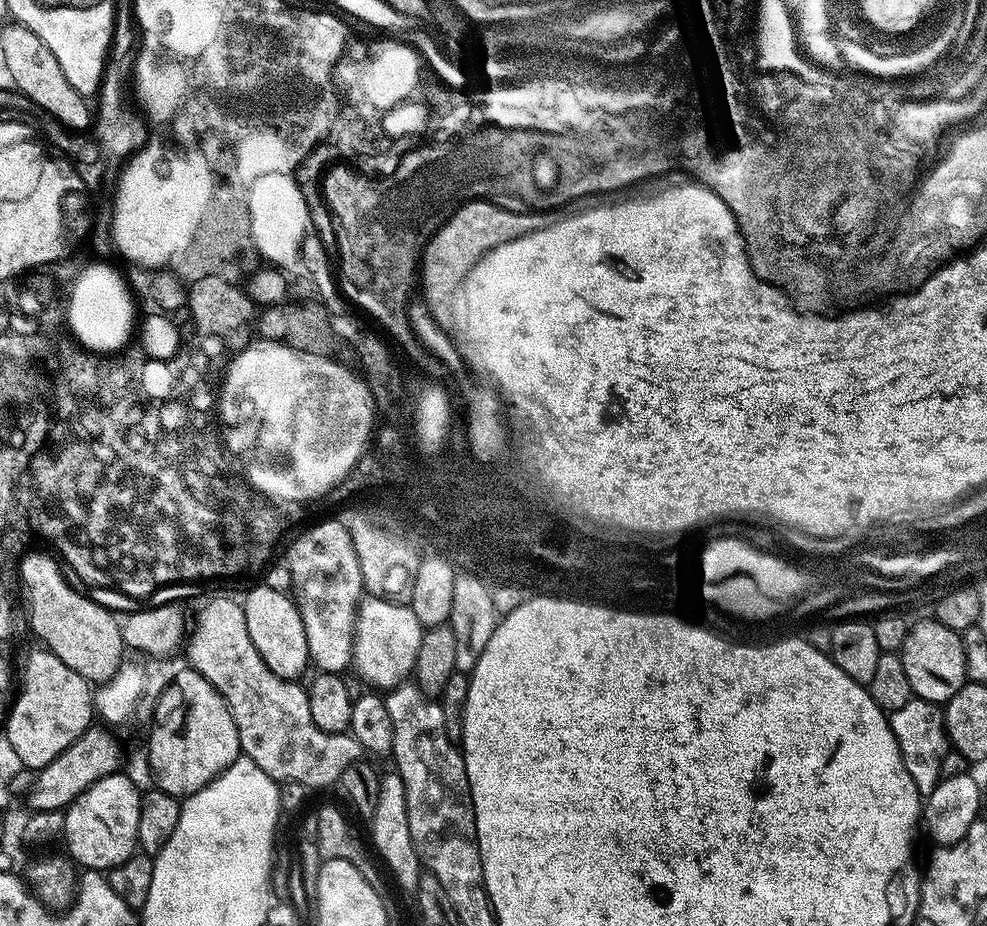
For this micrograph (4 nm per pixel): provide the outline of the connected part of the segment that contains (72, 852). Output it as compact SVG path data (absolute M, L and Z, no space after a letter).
M113 774L102 778L98 782L94 782L85 792L83 792L80 797L72 804L69 804L65 813L64 813L64 829L62 831L62 839L64 838L65 842L68 843L68 849L66 849L67 855L71 857L73 861L81 869L84 870L107 870L118 866L122 862L126 862L126 858L135 856L138 851L138 845L136 839L138 838L138 814L140 813L140 797L142 795L141 789L136 789L136 784L131 780L130 777L124 776L125 774Z

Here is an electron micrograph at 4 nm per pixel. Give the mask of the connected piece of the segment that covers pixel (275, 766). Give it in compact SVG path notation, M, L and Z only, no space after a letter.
M216 598L210 601L196 620L194 632L192 634L191 631L188 638L186 652L187 648L189 665L210 681L218 694L222 694L234 718L234 726L238 726L241 753L249 756L254 766L266 770L271 780L303 784L308 790L324 788L327 784L335 785L342 770L361 759L362 749L353 736L343 732L318 730L318 726L314 726L314 718L310 718L308 693L303 683L278 678L266 662L263 662L250 639L250 634L247 633L244 607L237 599L234 601L230 598Z

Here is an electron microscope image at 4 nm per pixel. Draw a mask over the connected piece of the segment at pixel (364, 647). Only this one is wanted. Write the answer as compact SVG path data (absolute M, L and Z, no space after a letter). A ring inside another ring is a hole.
M375 594L365 595L356 610L355 626L356 632L352 635L351 667L356 668L357 674L368 686L376 690L391 690L413 675L418 646L426 630L418 622L418 618L414 618L411 606L395 604Z

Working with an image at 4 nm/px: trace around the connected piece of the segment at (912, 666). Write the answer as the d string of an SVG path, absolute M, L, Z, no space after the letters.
M934 618L920 620L909 627L898 655L902 666L906 666L906 678L913 697L943 706L966 683L966 658L961 633L942 626L942 622Z

